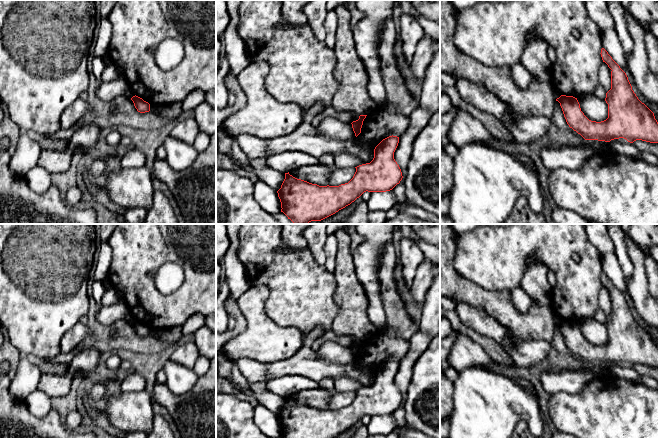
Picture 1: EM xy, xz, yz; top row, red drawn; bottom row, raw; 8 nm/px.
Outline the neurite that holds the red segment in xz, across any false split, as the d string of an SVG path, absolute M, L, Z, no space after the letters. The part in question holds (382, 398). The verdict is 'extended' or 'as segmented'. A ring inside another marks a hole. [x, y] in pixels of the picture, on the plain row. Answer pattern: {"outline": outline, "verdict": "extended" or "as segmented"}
{"outline": "M389 360L374 373L370 387L359 389L353 402L339 410L319 410L285 397L277 415L284 438L335 438L359 422L364 416L386 416L402 404L402 396L394 383L399 361Z", "verdict": "as segmented"}

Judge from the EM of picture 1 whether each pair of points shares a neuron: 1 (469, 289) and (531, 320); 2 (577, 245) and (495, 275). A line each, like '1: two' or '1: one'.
1: one
2: one

